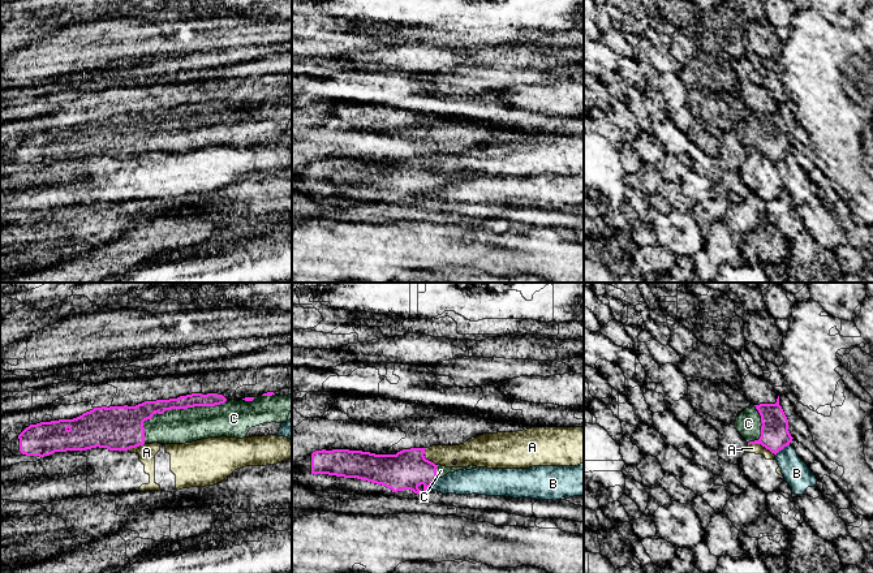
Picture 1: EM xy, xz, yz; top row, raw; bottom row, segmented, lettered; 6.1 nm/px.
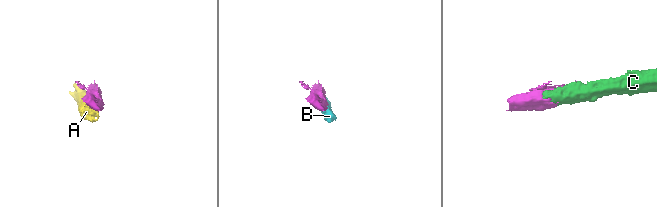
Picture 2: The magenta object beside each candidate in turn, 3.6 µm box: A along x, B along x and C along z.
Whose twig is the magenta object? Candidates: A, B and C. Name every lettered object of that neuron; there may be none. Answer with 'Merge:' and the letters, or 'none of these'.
Merge: C

